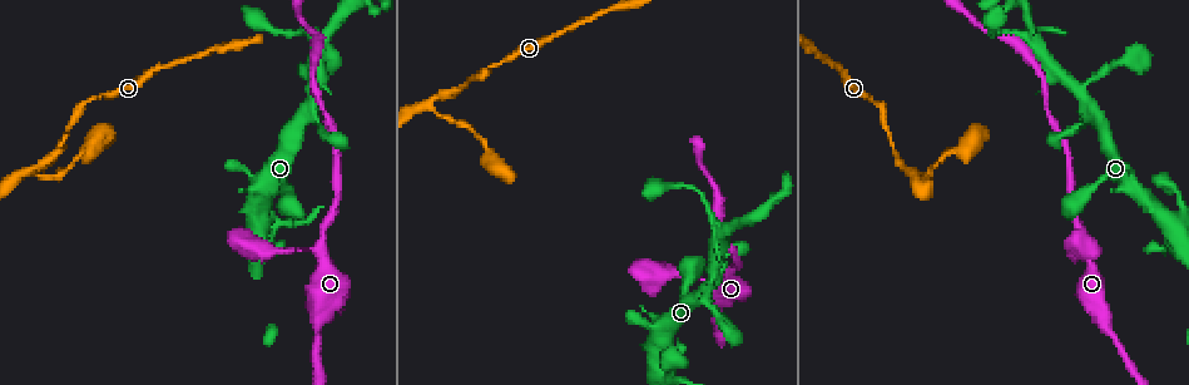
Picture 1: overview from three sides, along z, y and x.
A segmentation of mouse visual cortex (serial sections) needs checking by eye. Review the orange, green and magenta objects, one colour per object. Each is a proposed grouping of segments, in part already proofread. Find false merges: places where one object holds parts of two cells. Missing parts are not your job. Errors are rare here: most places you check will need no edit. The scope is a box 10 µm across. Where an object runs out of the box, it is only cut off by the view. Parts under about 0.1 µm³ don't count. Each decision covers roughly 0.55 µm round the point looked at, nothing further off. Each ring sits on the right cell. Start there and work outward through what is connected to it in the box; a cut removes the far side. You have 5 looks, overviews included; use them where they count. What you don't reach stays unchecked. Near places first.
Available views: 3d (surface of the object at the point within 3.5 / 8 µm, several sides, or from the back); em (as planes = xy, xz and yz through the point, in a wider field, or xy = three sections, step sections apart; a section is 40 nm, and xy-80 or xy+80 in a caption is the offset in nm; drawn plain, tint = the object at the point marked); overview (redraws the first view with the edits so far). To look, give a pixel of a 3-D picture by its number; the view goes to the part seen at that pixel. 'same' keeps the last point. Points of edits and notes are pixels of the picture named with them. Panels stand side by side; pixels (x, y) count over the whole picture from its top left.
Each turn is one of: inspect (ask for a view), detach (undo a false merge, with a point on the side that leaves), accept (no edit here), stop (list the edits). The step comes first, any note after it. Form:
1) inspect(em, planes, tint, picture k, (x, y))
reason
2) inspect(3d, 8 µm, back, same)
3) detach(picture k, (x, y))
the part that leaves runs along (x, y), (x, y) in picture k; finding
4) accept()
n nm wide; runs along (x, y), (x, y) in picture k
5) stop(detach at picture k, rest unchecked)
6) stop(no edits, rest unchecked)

inspect(3d, 3.5 µm, picture 1, (28, 169))
abrupt turn

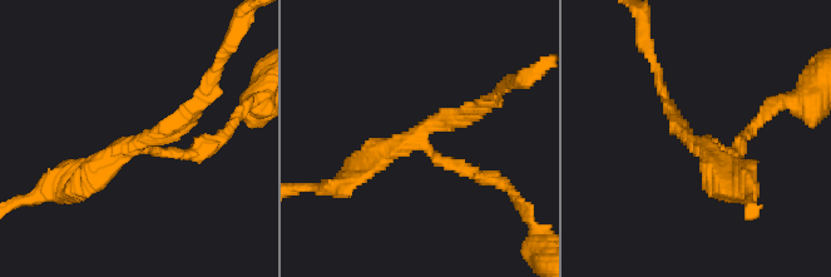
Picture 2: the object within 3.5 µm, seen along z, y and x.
inspect(em, xy, step 3, tint, picture 2, (144, 140))
3 arms; arms of 150, 150, 300 nm; shape alone is not enough

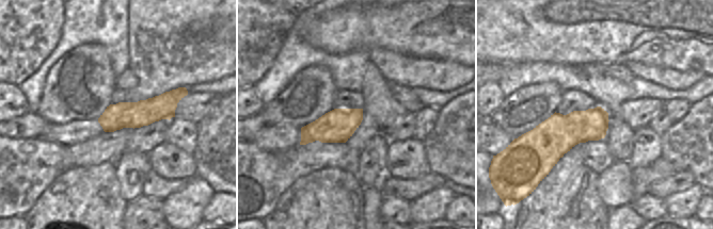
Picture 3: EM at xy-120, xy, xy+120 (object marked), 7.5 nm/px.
inspect(em, planes, tint, same)

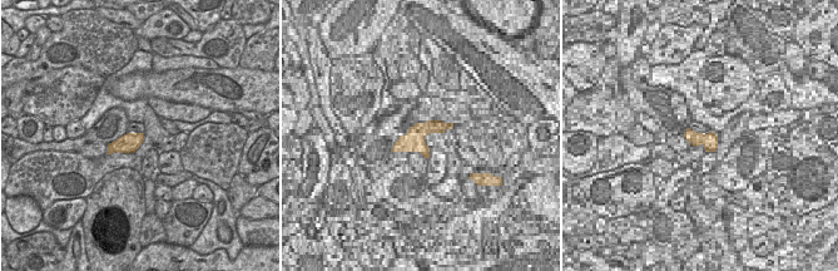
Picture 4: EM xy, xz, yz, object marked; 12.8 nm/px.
accept()
runs along (666, 98), (684, 137), (738, 148) in picture 2; all the same cell

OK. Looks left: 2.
inspect(3d, 3.5 µm, picture 1, (324, 49))
calibre changes

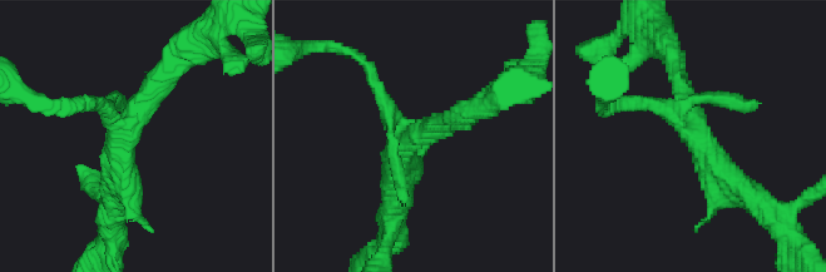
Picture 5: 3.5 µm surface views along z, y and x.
inspect(em, xy, step 5, tint, picture 5, (406, 138))

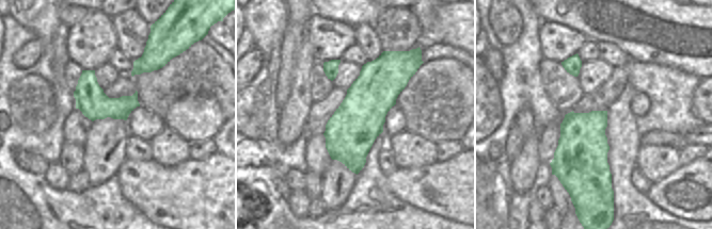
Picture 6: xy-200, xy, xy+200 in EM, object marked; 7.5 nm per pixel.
accept()
380 nm wide; runs along (751, 196), (696, 134), (673, 65) in picture 5; one cell here

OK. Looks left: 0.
stop(no edits, rest unchecked)

